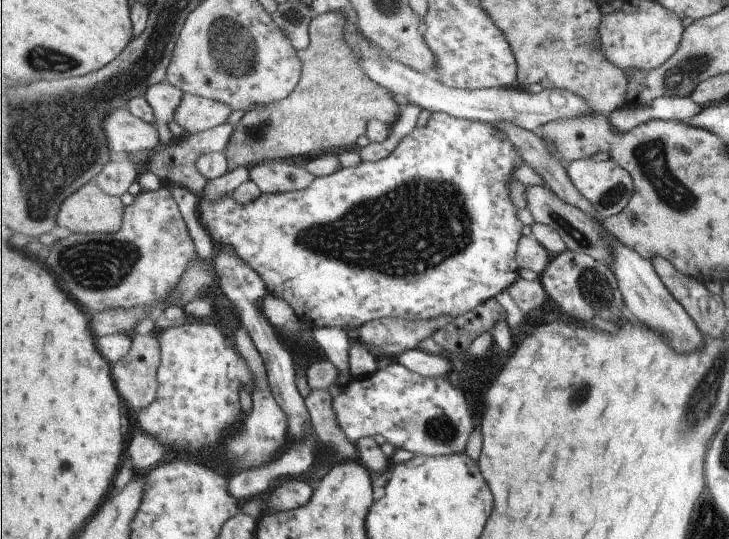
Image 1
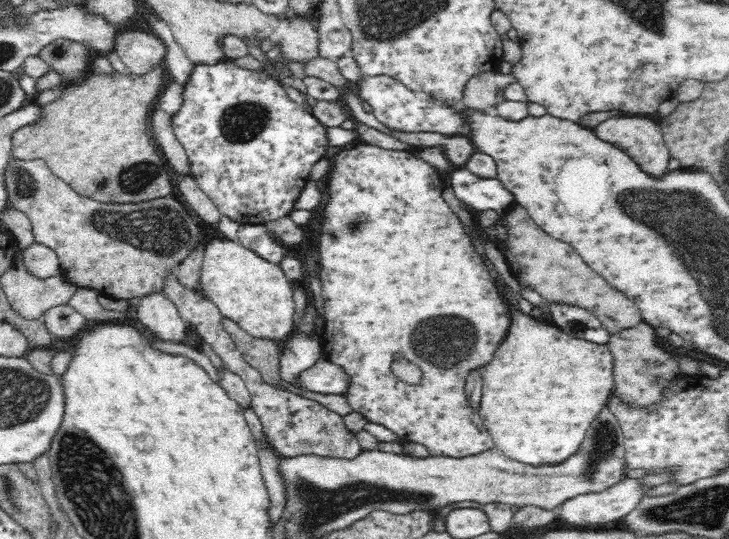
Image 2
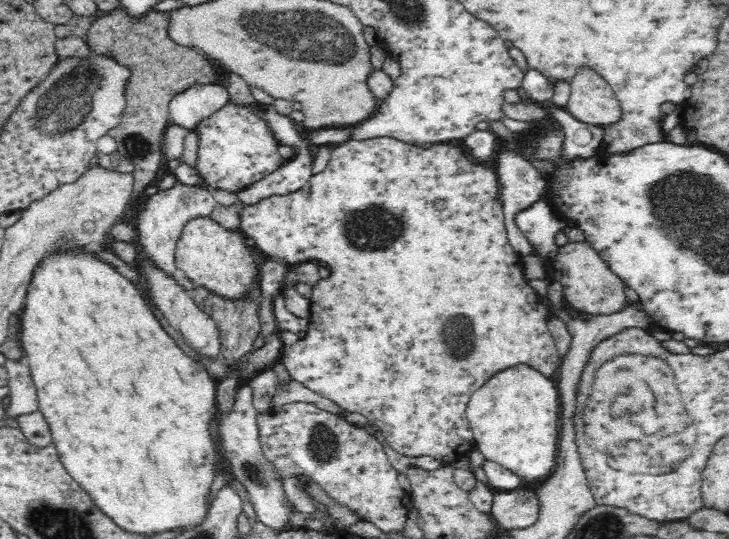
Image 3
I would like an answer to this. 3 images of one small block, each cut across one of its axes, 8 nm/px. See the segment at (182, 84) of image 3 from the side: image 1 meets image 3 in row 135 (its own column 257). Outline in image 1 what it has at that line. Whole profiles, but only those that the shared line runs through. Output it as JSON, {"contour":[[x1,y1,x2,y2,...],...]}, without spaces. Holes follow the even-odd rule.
{"contour":[[329,12,319,15,311,23,309,48,299,51,303,60,302,77,293,93,282,101,272,102,261,110,246,111,236,125,235,134,231,137,225,150,229,171,239,167,252,167,285,158,301,156,319,156,329,152,339,152,355,146,359,136,367,134,367,126,374,120,380,120,390,126,402,117,402,104,391,90,375,82,359,64,355,50,345,42,347,16,341,12]]}

